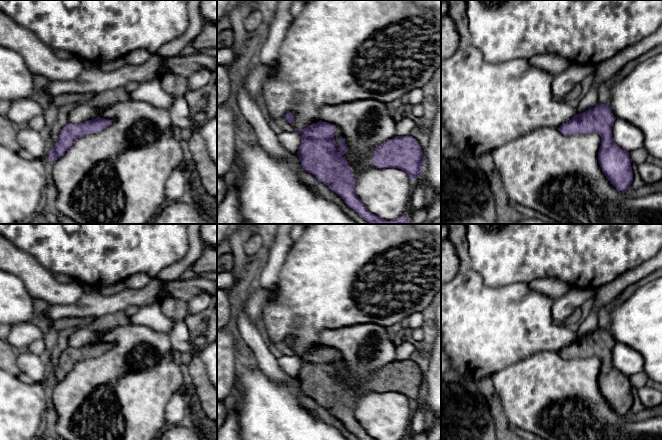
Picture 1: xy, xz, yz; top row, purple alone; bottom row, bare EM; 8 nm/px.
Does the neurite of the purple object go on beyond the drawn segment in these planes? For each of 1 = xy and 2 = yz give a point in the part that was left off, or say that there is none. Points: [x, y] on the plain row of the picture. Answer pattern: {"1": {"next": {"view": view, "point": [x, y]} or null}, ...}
{"1": {"next": null}, "2": {"next": null}}

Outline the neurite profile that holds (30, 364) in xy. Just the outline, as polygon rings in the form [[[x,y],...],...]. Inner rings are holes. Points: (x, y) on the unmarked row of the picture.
[[[27,350],[18,352],[17,365],[21,371],[34,380],[34,382],[46,381],[50,377],[49,367],[41,357]]]

